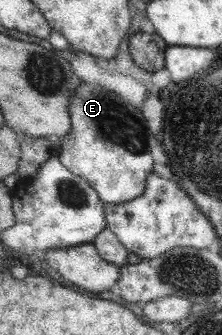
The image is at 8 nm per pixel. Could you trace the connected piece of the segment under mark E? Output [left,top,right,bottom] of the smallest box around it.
[49,83,151,204]

